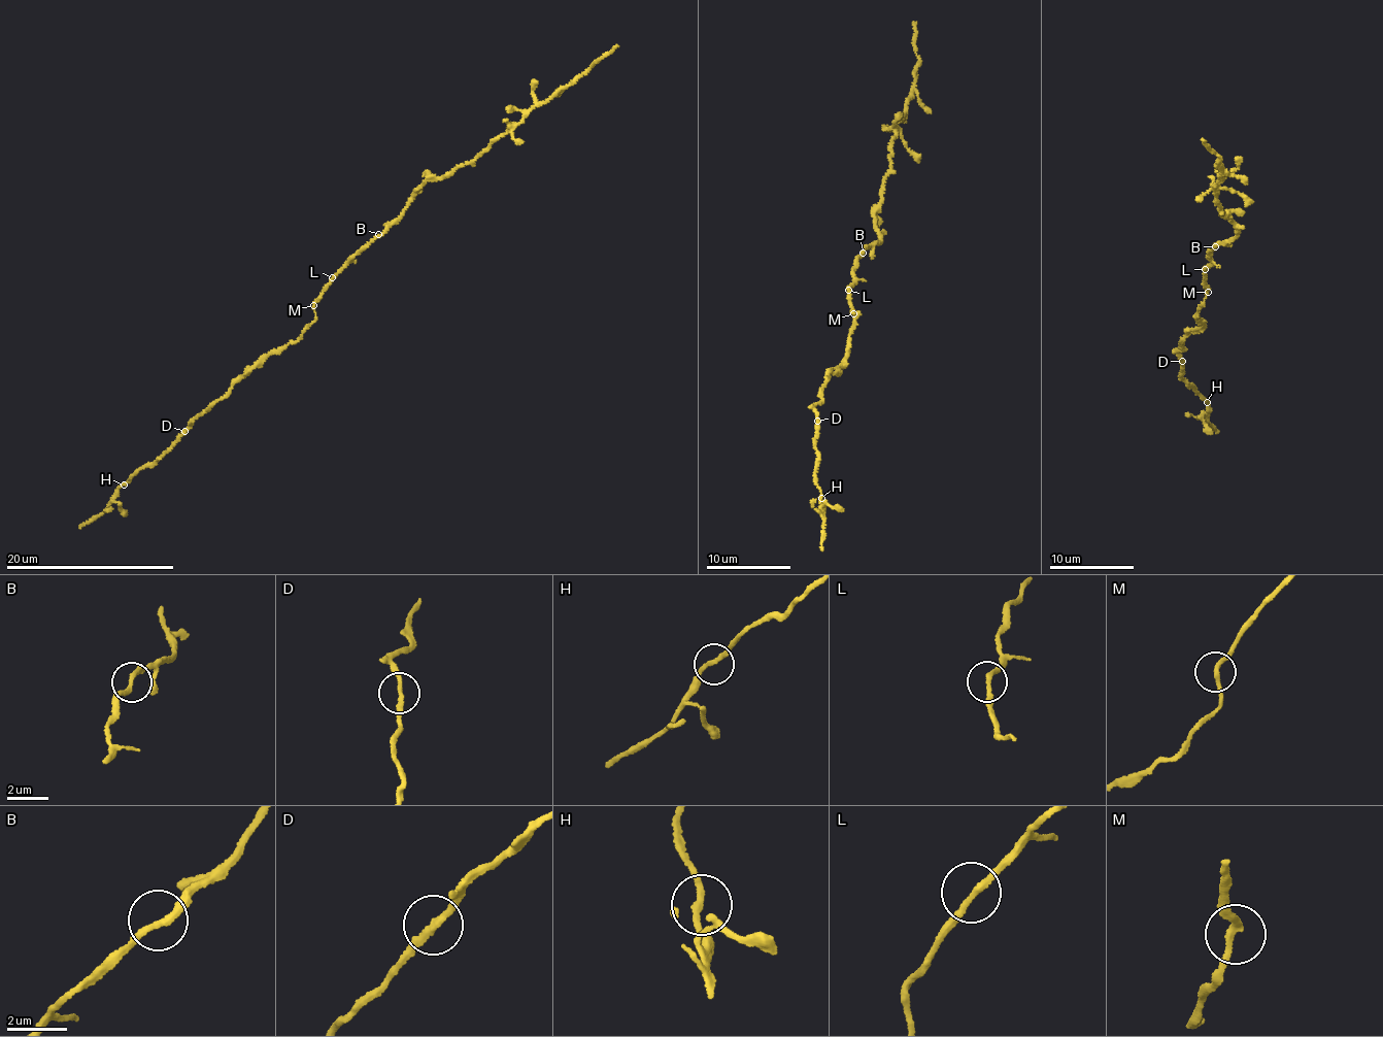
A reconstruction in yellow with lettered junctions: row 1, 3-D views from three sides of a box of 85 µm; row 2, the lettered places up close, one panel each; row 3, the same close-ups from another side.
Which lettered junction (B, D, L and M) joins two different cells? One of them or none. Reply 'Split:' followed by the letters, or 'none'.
Split: none

